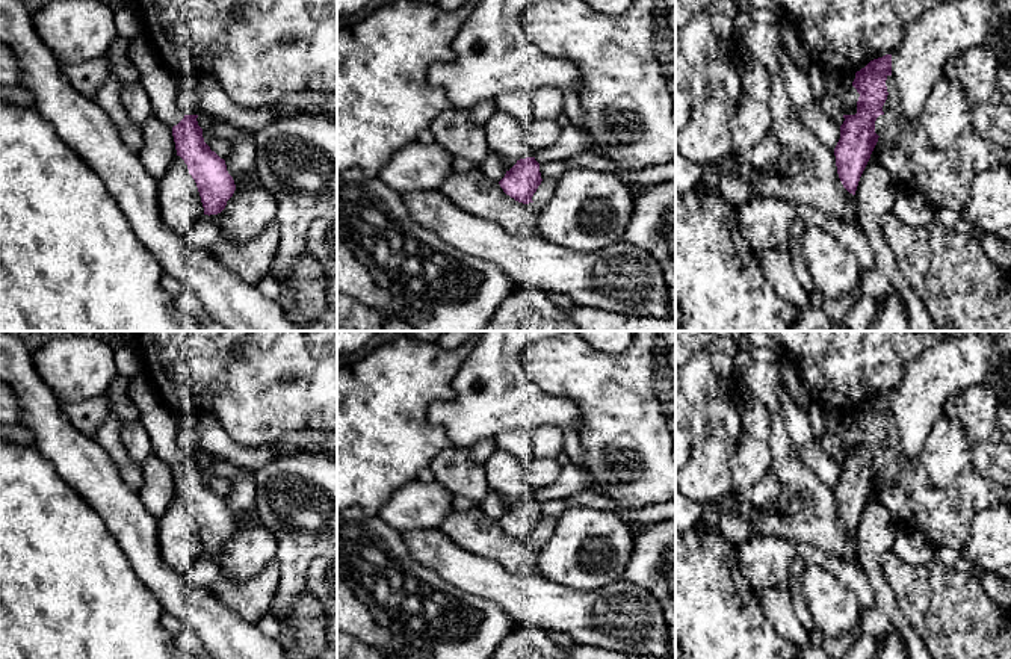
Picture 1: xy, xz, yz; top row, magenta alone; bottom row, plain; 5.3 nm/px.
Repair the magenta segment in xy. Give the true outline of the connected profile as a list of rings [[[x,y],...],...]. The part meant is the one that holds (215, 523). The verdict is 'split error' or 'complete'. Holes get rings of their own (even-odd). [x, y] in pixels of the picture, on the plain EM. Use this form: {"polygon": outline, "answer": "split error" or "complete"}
{"polygon": [[[184,453],[172,466],[172,475],[177,494],[184,499],[196,521],[204,553],[210,555],[225,547],[227,540],[236,529],[236,523],[227,509],[225,499],[204,481],[203,467],[198,464],[196,456],[198,453]]], "answer": "complete"}

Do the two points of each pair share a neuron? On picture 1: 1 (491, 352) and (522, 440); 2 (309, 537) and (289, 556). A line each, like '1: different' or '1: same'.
1: different
2: same

